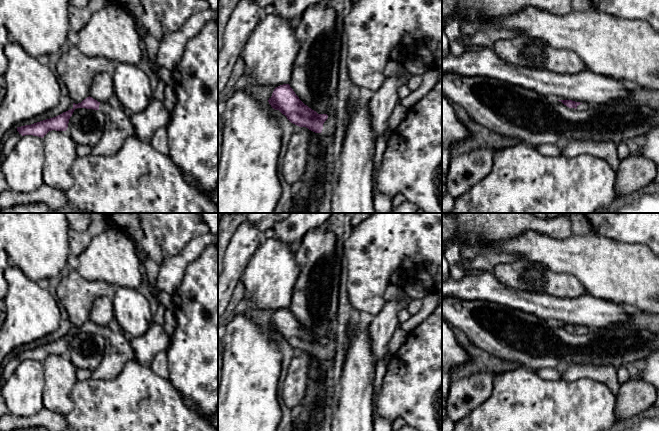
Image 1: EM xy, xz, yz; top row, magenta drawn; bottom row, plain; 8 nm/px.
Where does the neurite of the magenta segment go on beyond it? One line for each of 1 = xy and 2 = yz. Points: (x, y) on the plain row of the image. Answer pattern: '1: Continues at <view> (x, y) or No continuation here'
1: Continues at xy (118, 351)
2: Continues at yz (583, 330)

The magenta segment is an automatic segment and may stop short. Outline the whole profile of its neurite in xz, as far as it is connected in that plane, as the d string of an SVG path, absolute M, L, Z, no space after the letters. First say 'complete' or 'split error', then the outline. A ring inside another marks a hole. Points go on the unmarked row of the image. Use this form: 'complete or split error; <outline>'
split error; M289 308L276 311L268 326L273 333L279 334L291 347L299 351L321 357L328 364L335 357L338 344L334 337L318 338L299 323Z

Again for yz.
split error; M558 324L561 325L564 329L566 329L569 332L575 332L577 334L585 334L589 331L589 329L585 327L575 326L572 324Z

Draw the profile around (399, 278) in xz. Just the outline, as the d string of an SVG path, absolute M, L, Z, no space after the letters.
M397 269L390 276L390 283L403 288L407 284L407 277L407 274L403 270Z

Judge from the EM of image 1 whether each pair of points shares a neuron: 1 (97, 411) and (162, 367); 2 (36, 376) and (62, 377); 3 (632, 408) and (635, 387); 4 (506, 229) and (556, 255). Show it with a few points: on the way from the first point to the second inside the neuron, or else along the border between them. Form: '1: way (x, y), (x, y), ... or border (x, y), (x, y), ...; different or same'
1: border (149, 365), (157, 374), (167, 379); different
2: border (42, 362), (44, 379), (43, 400); different
3: way (632, 403), (635, 392); same
4: border (542, 232), (527, 230), (517, 236), (496, 242); different

